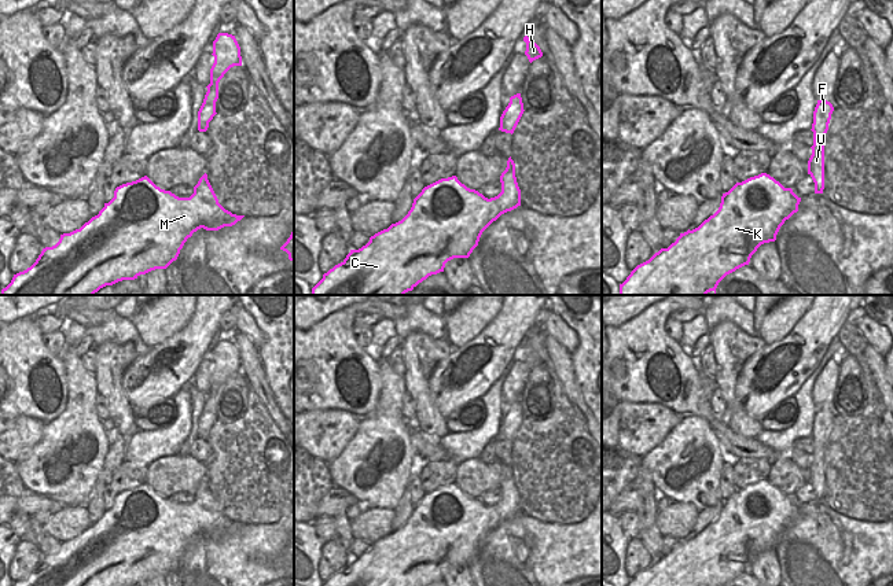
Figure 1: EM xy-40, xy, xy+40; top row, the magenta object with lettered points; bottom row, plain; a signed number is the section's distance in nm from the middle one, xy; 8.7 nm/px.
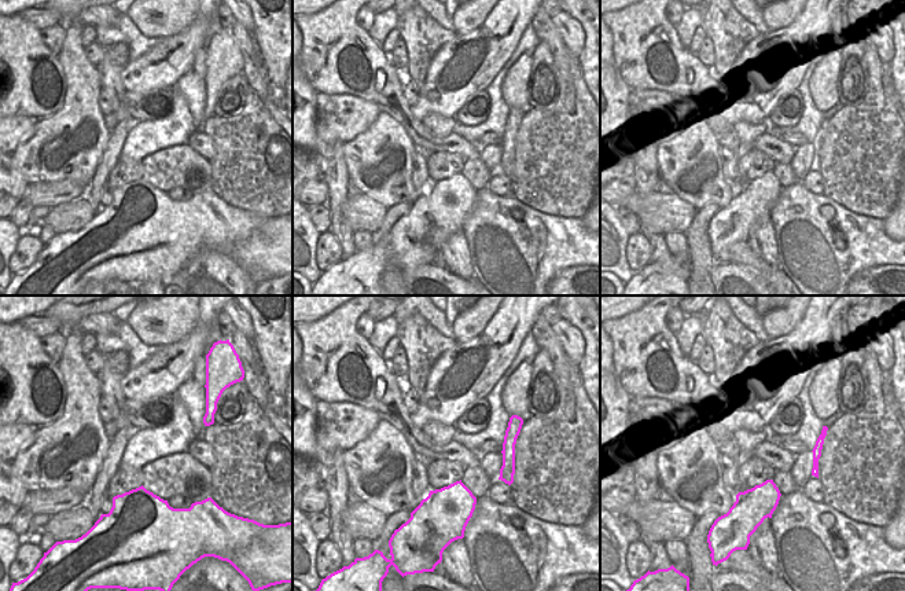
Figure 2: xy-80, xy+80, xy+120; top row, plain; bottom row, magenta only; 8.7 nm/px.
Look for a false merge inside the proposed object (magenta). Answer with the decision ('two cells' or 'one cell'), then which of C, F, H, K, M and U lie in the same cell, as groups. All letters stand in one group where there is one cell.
one cell; groups C F H K M U

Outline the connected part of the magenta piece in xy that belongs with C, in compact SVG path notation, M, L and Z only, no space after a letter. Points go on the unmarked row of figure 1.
M511 464L500 483L500 490L501 500L490 506L467 495L456 483L425 494L401 528L371 543L361 556L350 557L341 571L323 582L323 586L427 586L444 579L448 568L470 564L482 539L493 528L521 513L521 497Z

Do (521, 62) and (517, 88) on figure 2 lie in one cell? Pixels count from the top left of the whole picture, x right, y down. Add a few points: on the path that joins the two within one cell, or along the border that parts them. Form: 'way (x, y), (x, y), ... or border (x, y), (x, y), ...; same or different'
way (521, 69), (517, 81); same

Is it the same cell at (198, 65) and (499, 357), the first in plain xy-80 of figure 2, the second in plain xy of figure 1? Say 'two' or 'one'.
two

